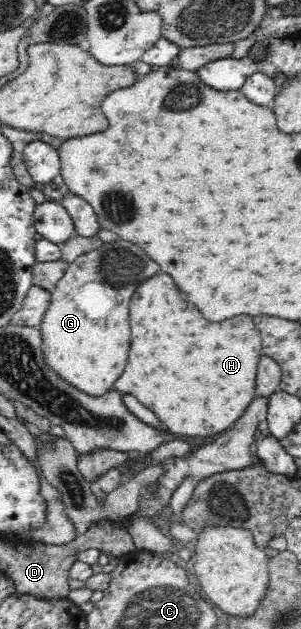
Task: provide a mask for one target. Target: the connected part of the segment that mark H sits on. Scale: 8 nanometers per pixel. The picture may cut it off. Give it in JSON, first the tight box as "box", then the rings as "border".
{"box":[115,273,261,435],"border":[[[161,273],[139,285],[131,299],[131,351],[123,375],[115,381],[115,389],[139,397],[172,434],[215,435],[229,429],[255,399],[255,375],[261,353],[261,337],[251,317],[241,315],[223,323],[211,323],[179,293],[175,281]]]}

